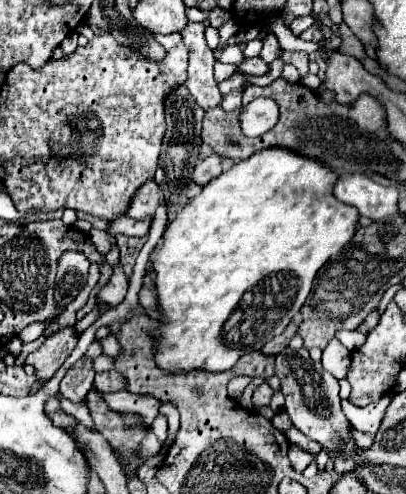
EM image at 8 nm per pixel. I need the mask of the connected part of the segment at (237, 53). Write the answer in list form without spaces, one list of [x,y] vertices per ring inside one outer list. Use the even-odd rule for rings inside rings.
[[[229,46],[229,48],[225,48],[219,56],[215,56],[219,62],[231,62],[231,64],[241,64],[241,60],[243,60],[243,50],[241,50],[241,46]]]

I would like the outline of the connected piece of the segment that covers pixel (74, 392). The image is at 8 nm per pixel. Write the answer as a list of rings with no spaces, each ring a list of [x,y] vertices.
[[[71,368],[67,376],[61,380],[61,394],[63,398],[79,404],[85,400],[85,394],[93,388],[93,370],[87,368]]]

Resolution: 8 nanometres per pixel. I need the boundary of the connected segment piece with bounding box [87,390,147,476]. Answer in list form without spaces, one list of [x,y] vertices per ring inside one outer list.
[[[91,390],[87,394],[87,406],[89,406],[89,412],[93,416],[93,422],[95,422],[97,430],[107,438],[107,442],[113,446],[113,450],[121,452],[121,456],[123,456],[123,472],[127,476],[133,476],[139,468],[133,462],[131,452],[145,438],[145,434],[147,434],[145,428],[147,426],[143,422],[139,422],[139,426],[127,428],[123,424],[121,414],[109,410],[105,400],[101,398],[101,392],[97,392],[97,390]]]

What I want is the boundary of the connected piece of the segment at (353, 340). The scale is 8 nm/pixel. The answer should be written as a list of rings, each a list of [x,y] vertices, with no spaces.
[[[339,330],[337,334],[335,334],[335,338],[347,348],[347,350],[357,350],[361,344],[365,344],[365,334],[361,334],[361,332],[357,332],[357,330],[353,330],[353,332],[349,332],[349,330]]]

